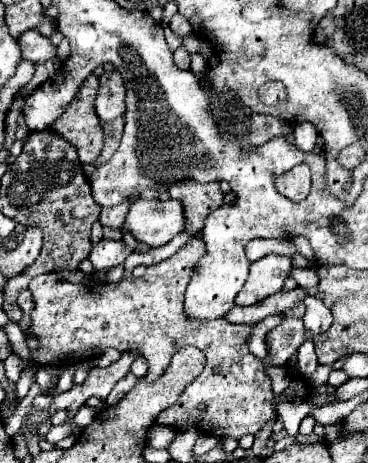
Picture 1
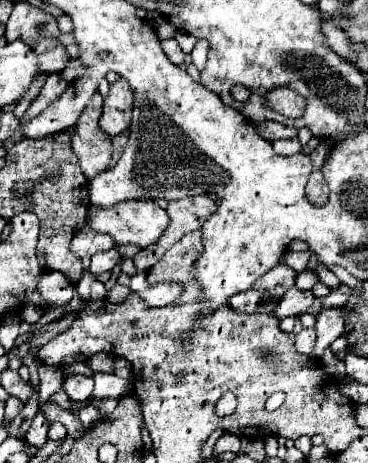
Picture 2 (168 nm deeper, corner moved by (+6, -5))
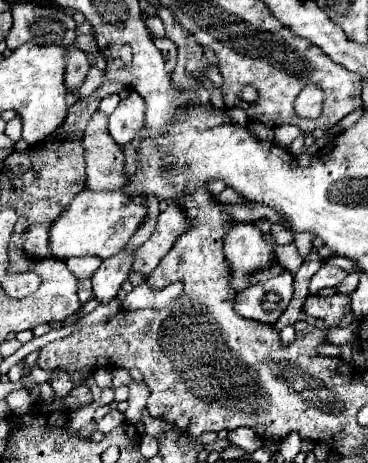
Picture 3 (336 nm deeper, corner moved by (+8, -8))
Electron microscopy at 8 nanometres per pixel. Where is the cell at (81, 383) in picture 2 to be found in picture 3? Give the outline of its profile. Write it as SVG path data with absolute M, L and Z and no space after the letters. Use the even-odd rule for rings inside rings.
M56 372L54 378L50 380L50 386L54 388L54 392L56 392L58 398L66 398L66 396L72 392L72 388L74 388L72 378L70 378L70 374L66 374L66 372Z

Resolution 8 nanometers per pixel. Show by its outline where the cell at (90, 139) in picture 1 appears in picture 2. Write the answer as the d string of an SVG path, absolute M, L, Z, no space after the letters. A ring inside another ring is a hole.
M96 93L90 101L90 105L84 109L82 117L78 119L78 125L72 135L72 149L80 161L82 173L88 179L94 179L102 171L112 167L112 141L110 137L100 129L98 121L102 115L104 99L100 93Z

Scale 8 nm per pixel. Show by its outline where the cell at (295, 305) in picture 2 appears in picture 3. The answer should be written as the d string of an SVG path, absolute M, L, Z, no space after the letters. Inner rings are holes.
M334 294L334 296L308 296L304 300L302 312L320 320L326 320L330 326L336 326L340 318L348 312L350 298L344 294Z

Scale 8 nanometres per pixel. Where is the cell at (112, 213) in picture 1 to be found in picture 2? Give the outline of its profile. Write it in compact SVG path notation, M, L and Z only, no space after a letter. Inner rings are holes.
M78 231L72 239L72 245L70 245L70 251L84 259L84 257L92 257L100 251L108 251L114 247L114 241L112 237L106 237L104 233L90 233L90 231Z

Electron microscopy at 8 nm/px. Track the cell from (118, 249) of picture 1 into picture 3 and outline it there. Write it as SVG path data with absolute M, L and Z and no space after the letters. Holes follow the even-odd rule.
M125 247L120 254L102 260L98 272L92 276L94 298L98 298L100 302L110 302L118 294L122 282L128 278L128 272L132 270L134 256L135 251L128 252Z

